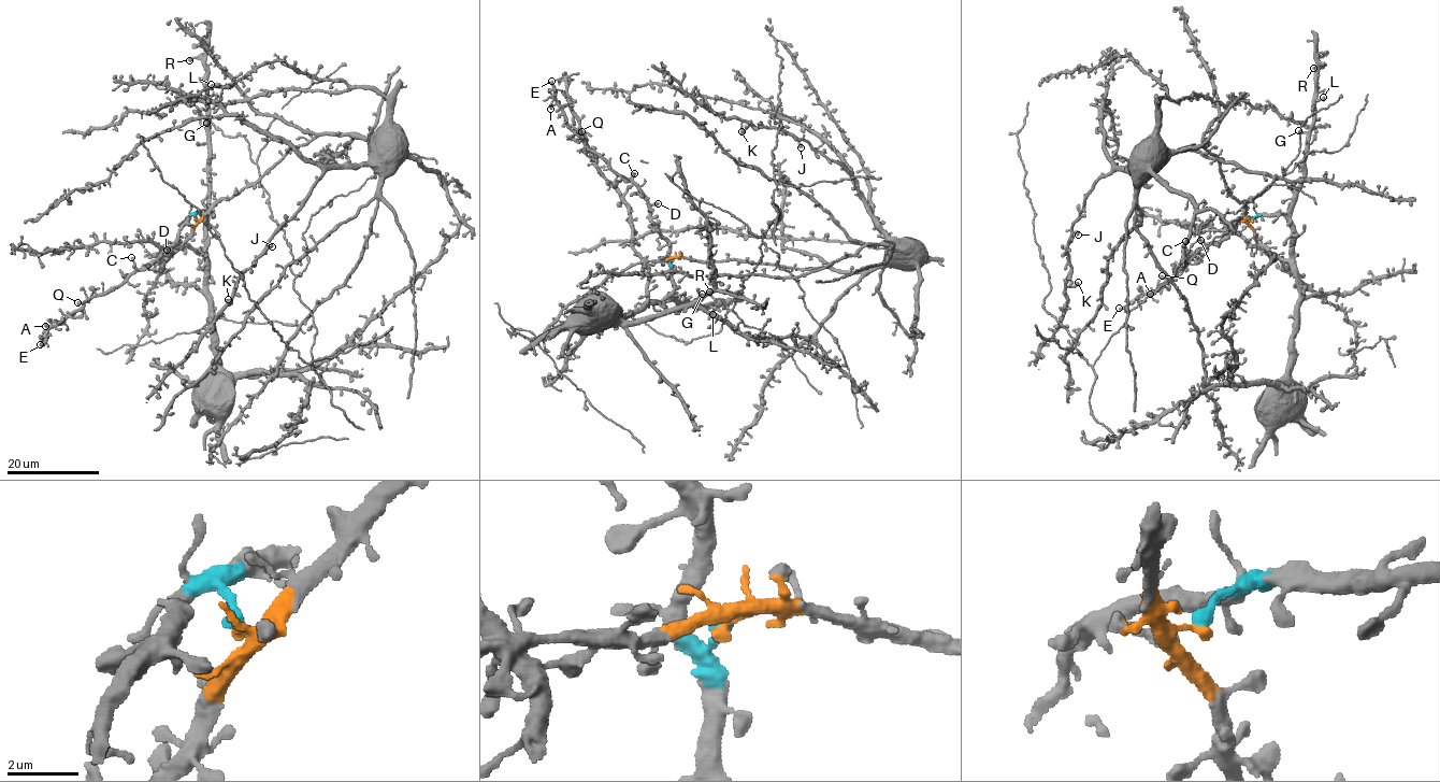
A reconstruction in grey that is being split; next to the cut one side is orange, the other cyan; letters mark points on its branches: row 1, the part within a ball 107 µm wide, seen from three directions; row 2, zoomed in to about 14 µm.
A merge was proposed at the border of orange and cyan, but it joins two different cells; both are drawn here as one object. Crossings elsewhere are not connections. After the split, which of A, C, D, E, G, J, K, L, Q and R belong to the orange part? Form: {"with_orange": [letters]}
{"with_orange": ["J", "K"]}

